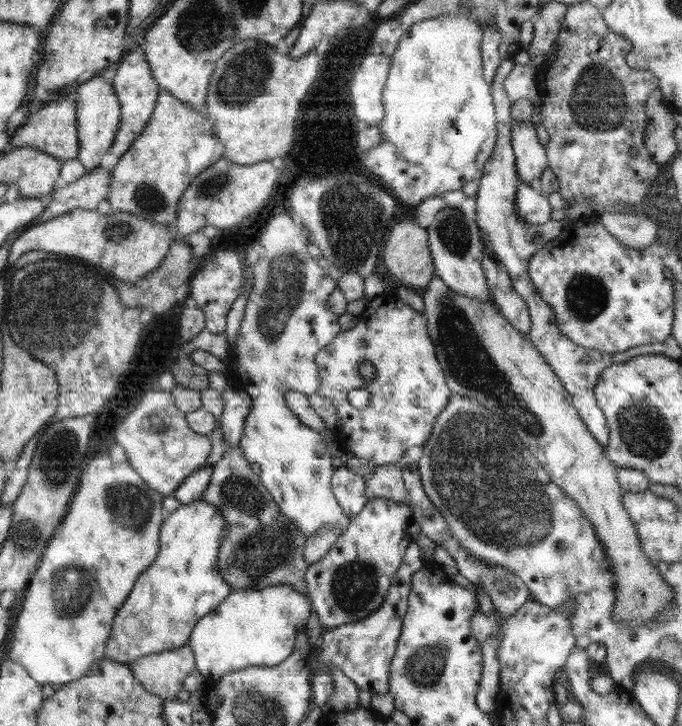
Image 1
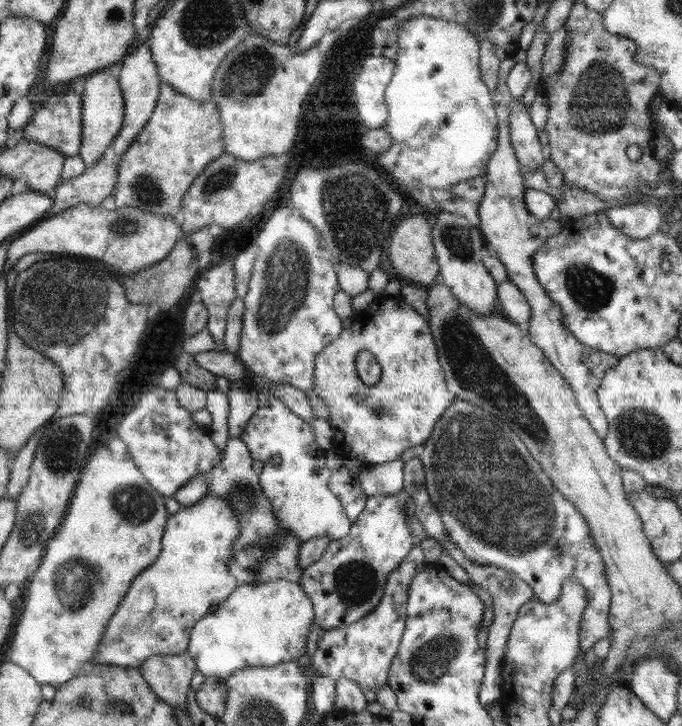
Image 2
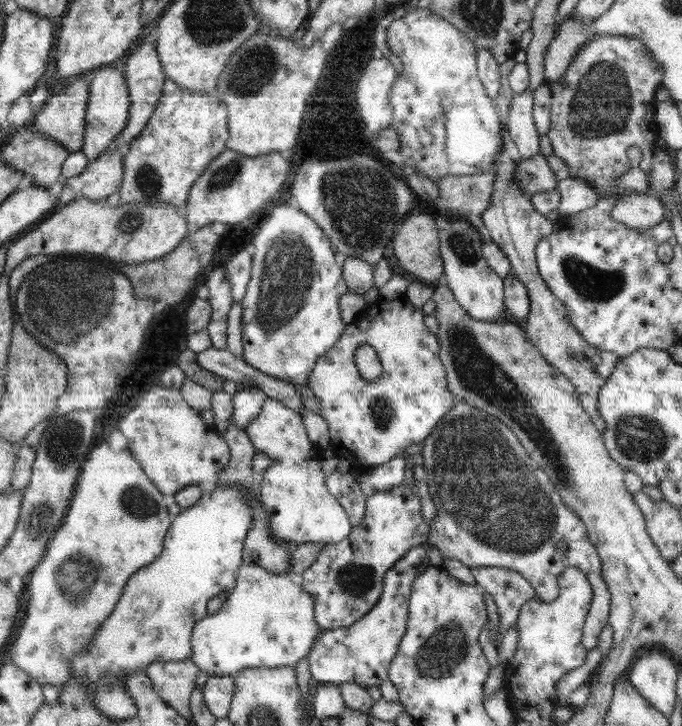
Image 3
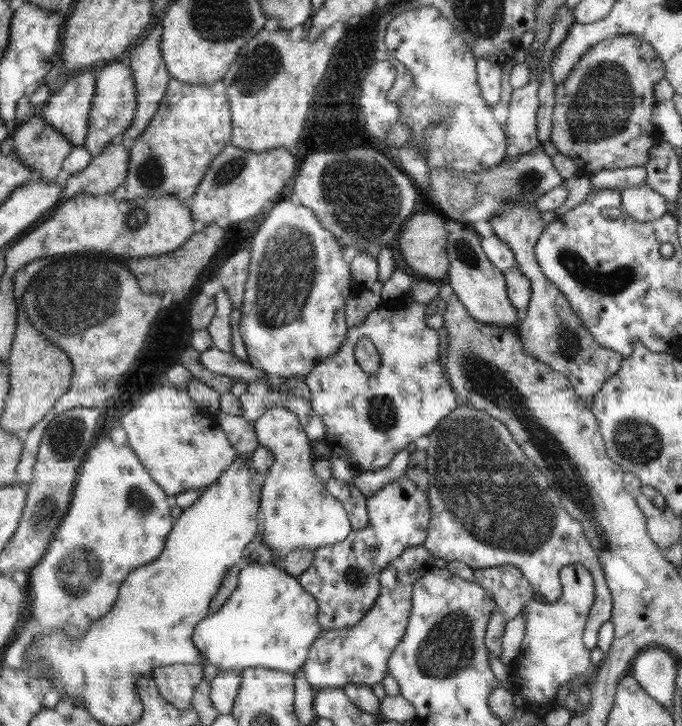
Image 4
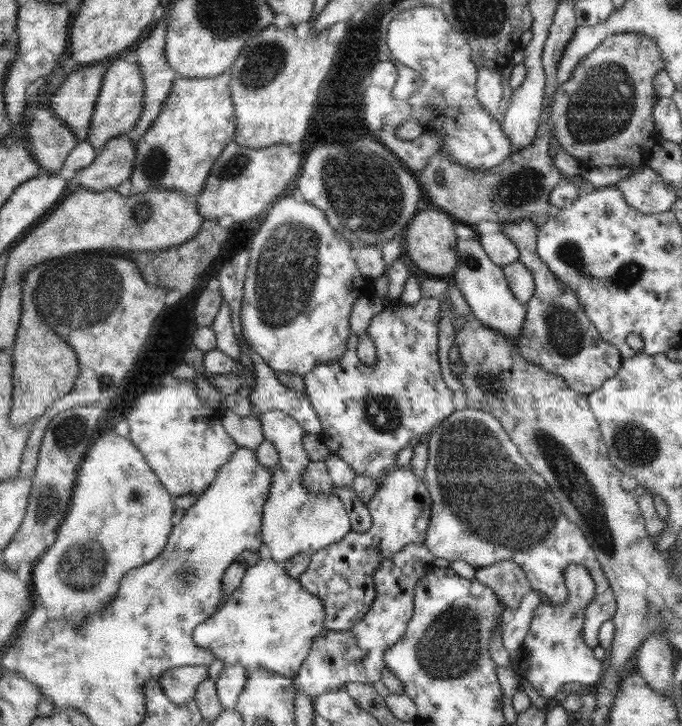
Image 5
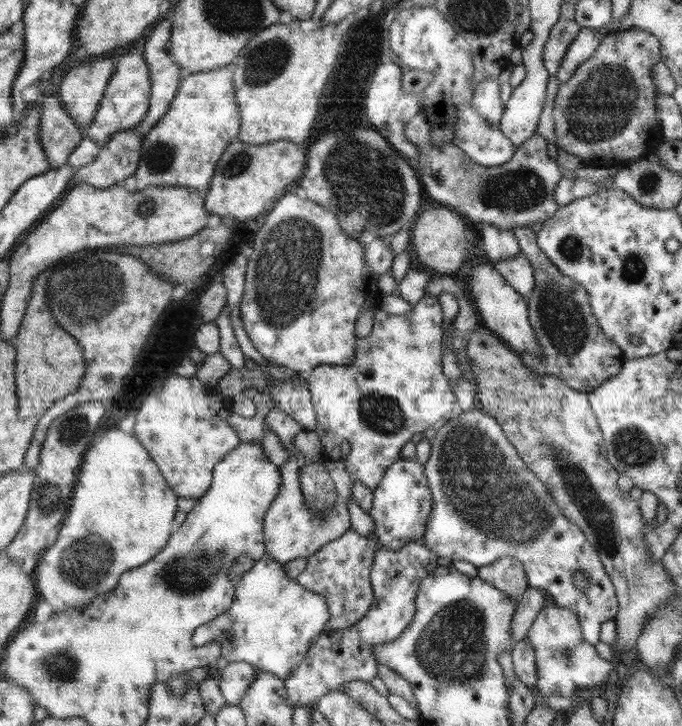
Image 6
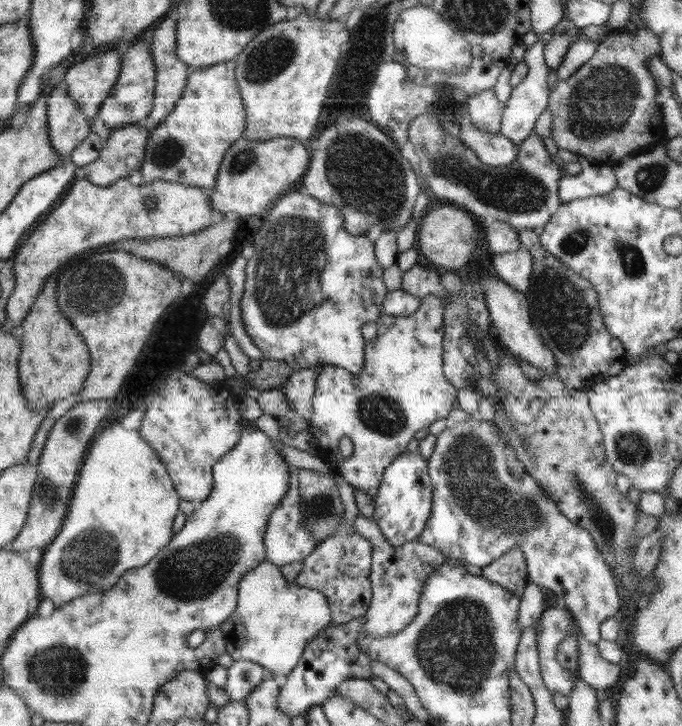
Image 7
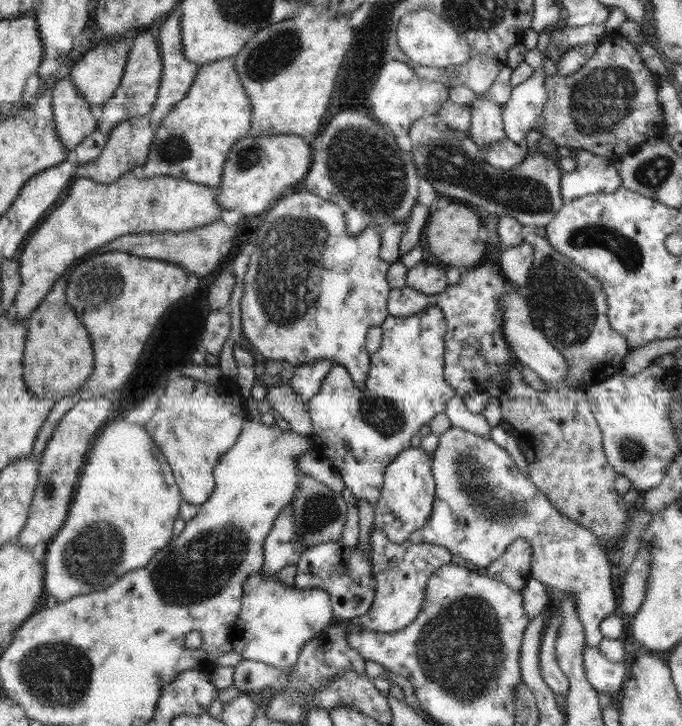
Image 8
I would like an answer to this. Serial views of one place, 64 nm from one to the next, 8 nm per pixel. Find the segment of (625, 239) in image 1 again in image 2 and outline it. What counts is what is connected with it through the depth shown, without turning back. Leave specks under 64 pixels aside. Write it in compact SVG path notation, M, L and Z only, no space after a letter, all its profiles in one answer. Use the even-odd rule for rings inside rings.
M633 202L625 206L610 207L606 215L613 226L634 239L649 238L663 224L660 207L650 202Z

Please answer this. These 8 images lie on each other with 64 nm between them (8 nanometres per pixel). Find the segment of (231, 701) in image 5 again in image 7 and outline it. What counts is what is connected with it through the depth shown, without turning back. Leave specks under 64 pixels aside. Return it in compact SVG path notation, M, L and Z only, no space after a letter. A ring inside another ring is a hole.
M246 660L234 661L228 670L228 681L224 686L230 699L241 702L245 700L248 694L263 684L266 679L272 679L273 676L265 671L260 664L248 662Z

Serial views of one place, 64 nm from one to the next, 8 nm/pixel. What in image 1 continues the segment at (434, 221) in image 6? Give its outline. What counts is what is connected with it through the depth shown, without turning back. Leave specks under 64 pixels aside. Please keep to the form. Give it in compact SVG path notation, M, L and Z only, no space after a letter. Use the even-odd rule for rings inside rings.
M414 220L400 222L400 224L396 224L394 228L391 228L391 234L386 240L387 244L381 251L380 257L384 260L386 270L394 278L398 278L400 284L405 287L412 287L412 289L420 291L434 278L435 268L428 238L427 228L418 226Z

